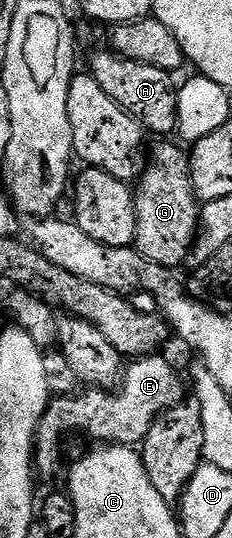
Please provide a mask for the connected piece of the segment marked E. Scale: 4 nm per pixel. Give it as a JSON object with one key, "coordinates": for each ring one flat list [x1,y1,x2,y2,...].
{"coordinates":[[150,355,130,360,123,376,112,391,86,388,74,396,54,396,37,428,35,469,38,474,53,477,61,469,61,444,72,433,82,433,93,443,140,446,154,421,187,397,187,385,181,382,173,365,162,355]]}

